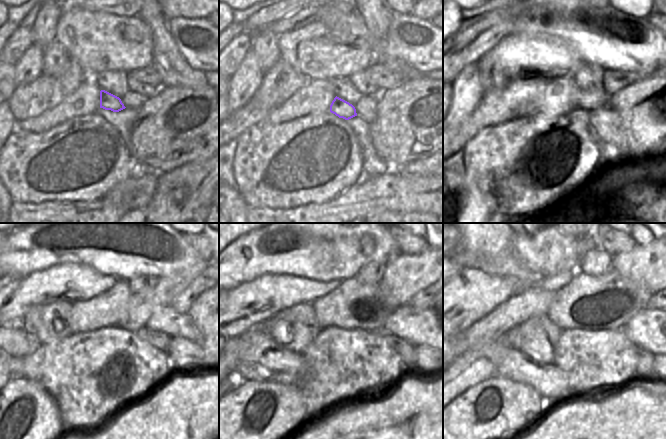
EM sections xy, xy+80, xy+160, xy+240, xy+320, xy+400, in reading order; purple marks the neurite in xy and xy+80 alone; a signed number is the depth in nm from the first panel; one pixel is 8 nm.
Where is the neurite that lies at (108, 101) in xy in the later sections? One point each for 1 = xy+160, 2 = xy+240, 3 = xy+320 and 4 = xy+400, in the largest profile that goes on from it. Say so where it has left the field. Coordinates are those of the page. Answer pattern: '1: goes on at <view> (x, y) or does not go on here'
1: goes on at xy+160 (578, 116)
2: goes on at xy+240 (160, 340)
3: goes on at xy+320 (407, 352)
4: goes on at xy+400 (645, 368)

